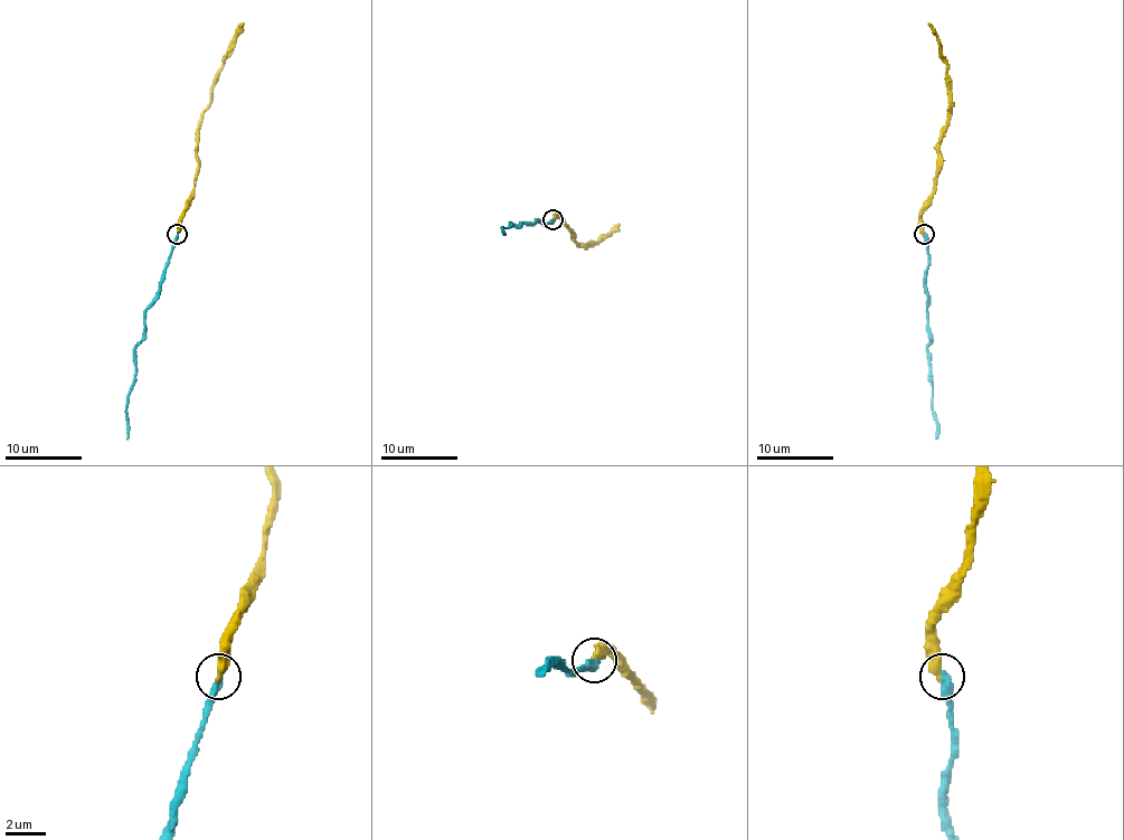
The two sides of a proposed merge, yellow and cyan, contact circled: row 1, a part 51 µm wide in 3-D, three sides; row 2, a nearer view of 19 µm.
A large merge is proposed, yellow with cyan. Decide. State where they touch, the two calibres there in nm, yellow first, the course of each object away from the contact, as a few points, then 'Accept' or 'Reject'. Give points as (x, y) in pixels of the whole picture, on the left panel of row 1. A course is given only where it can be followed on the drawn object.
Place: (177, 234). Thickness 400 nm (yellow) against 440 nm. Course of yellow: (178, 235), (181, 214), (195, 186), (200, 115), (229, 45), (244, 24). Course of cyan: (178, 235), (159, 298), (145, 313), (145, 338), (135, 347), (135, 381), (130, 389), (126, 408), (128, 439). Accept

